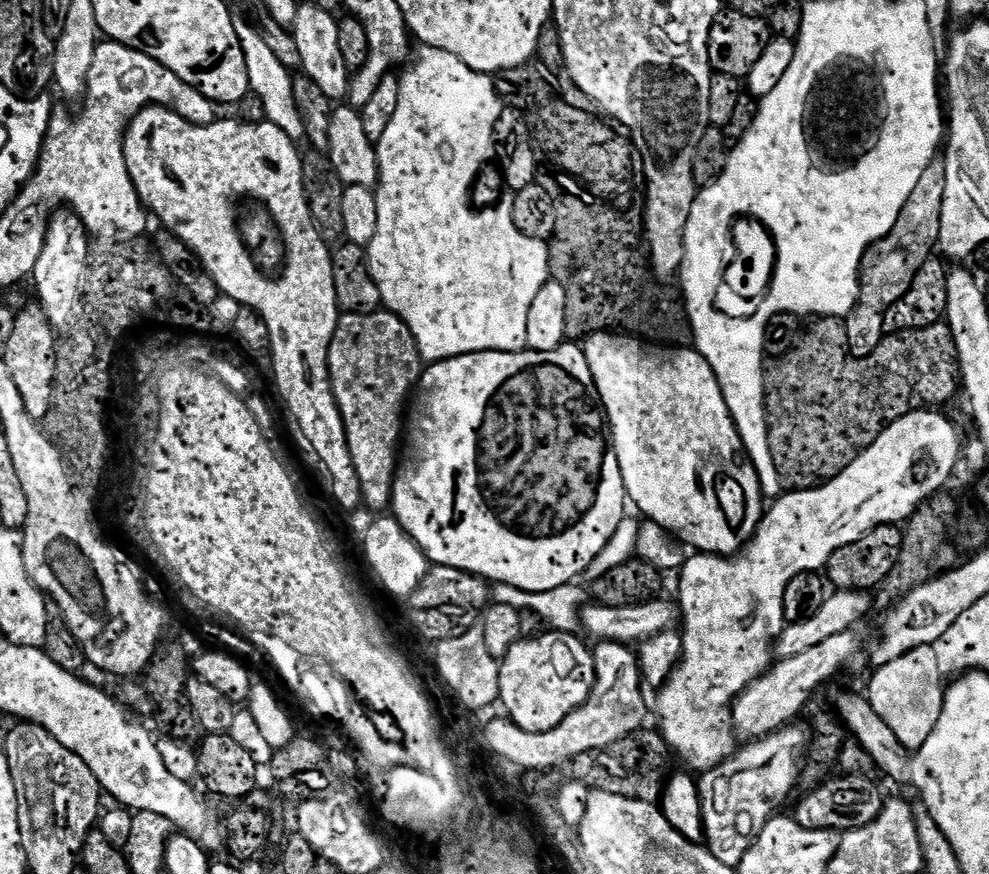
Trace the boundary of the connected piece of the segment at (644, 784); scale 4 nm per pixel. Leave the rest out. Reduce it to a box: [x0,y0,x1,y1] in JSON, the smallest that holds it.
[571,730,674,805]

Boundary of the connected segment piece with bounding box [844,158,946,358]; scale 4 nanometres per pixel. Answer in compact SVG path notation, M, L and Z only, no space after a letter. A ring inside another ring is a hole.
M937 158L926 166L914 194L902 206L894 230L886 234L877 244L871 244L863 262L860 264L860 293L854 310L846 318L844 329L848 348L858 358L872 356L874 350L886 338L884 315L914 282L914 274L922 270L922 262L933 259L940 242L942 226L942 198L946 198L946 166L943 159ZM933 251L933 252L932 252Z

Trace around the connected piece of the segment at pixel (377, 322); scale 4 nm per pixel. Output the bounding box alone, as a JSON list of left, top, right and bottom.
[328,312,422,514]

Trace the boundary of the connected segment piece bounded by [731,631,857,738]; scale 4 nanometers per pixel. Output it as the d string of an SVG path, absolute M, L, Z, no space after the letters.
M855 631L834 634L834 638L826 638L822 646L814 646L811 650L806 650L803 654L798 654L794 658L780 660L770 671L766 672L759 680L751 684L742 695L737 696L732 707L732 722L741 737L763 738L769 732L778 732L781 728L791 725L792 720L808 704L808 699L827 682L831 676L836 676L852 659L856 656L856 635Z

